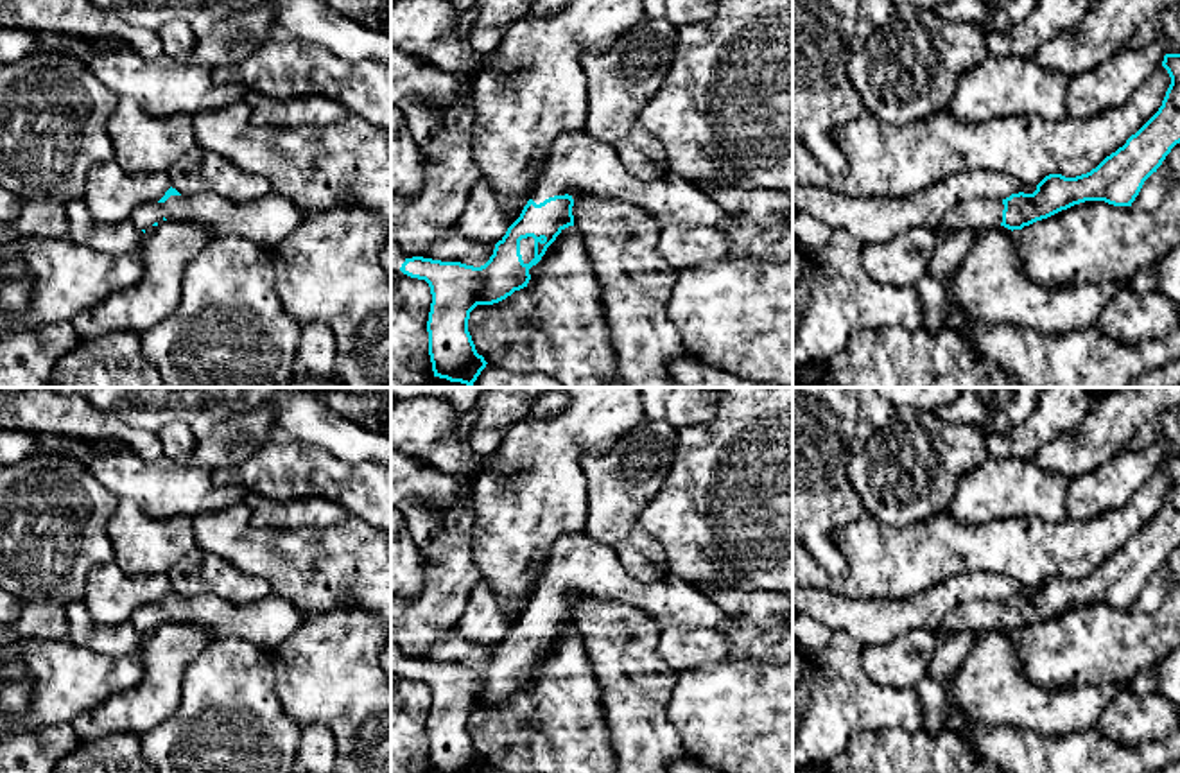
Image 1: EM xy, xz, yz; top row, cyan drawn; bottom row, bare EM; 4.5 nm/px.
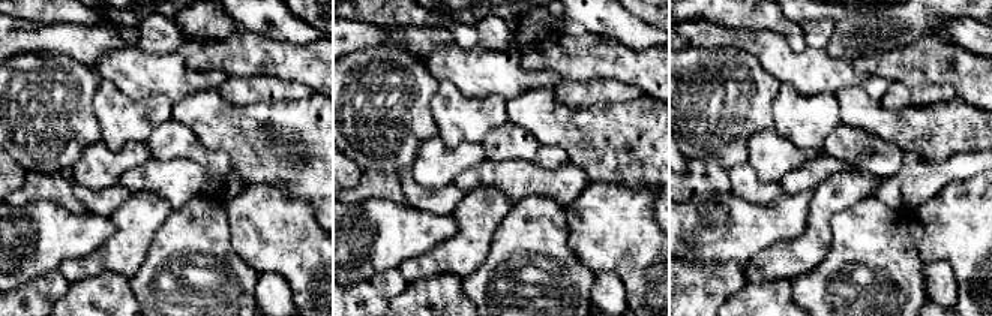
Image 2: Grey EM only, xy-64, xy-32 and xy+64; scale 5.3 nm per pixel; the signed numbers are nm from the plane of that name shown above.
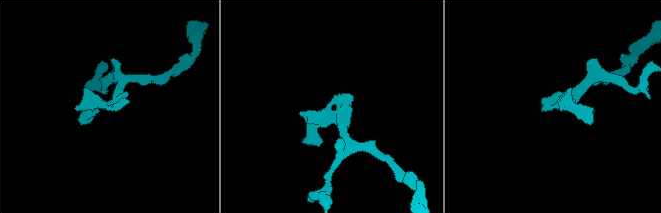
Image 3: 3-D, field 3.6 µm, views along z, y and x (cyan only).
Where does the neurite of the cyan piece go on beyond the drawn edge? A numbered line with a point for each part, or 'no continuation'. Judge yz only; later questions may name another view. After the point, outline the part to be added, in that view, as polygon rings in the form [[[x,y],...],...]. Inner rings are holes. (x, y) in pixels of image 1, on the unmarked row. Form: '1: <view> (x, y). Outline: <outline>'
1: yz (980, 616). Outline: [[[974,601],[954,610],[941,624],[938,635],[976,631],[985,633],[1002,624],[1002,603]]]

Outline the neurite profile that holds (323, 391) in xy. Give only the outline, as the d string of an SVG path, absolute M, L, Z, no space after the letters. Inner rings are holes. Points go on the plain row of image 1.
M307 387L307 389L319 393L323 396L332 391L355 393L355 395L387 395L387 393L391 393L391 387Z

